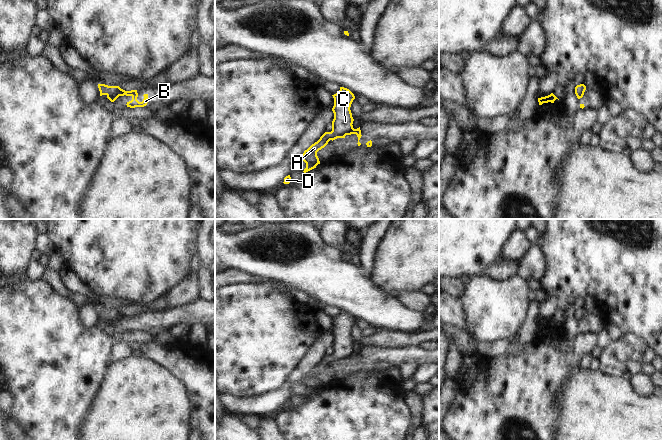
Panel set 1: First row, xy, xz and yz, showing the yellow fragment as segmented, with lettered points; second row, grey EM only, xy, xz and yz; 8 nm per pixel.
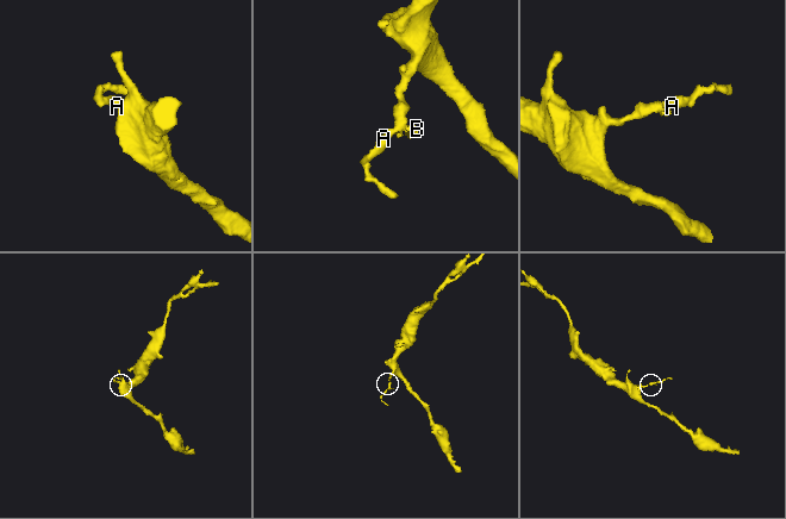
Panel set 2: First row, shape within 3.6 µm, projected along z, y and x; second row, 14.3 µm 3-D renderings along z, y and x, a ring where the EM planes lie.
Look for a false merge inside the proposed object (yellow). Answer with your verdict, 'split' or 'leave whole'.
leave whole

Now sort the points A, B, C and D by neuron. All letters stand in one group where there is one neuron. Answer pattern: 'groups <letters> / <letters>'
groups A B C D

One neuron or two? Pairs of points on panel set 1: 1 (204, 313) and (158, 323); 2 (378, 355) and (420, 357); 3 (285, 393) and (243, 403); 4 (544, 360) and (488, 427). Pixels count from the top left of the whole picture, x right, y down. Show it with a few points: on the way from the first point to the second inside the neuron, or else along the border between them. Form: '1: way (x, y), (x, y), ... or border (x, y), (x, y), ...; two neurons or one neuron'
1: way (193, 313), (169, 317); one neuron
2: way (388, 355), (410, 355); one neuron
3: way (275, 400), (266, 403), (253, 403); one neuron
4: way (532, 377), (513, 397), (512, 403), (505, 410); one neuron

